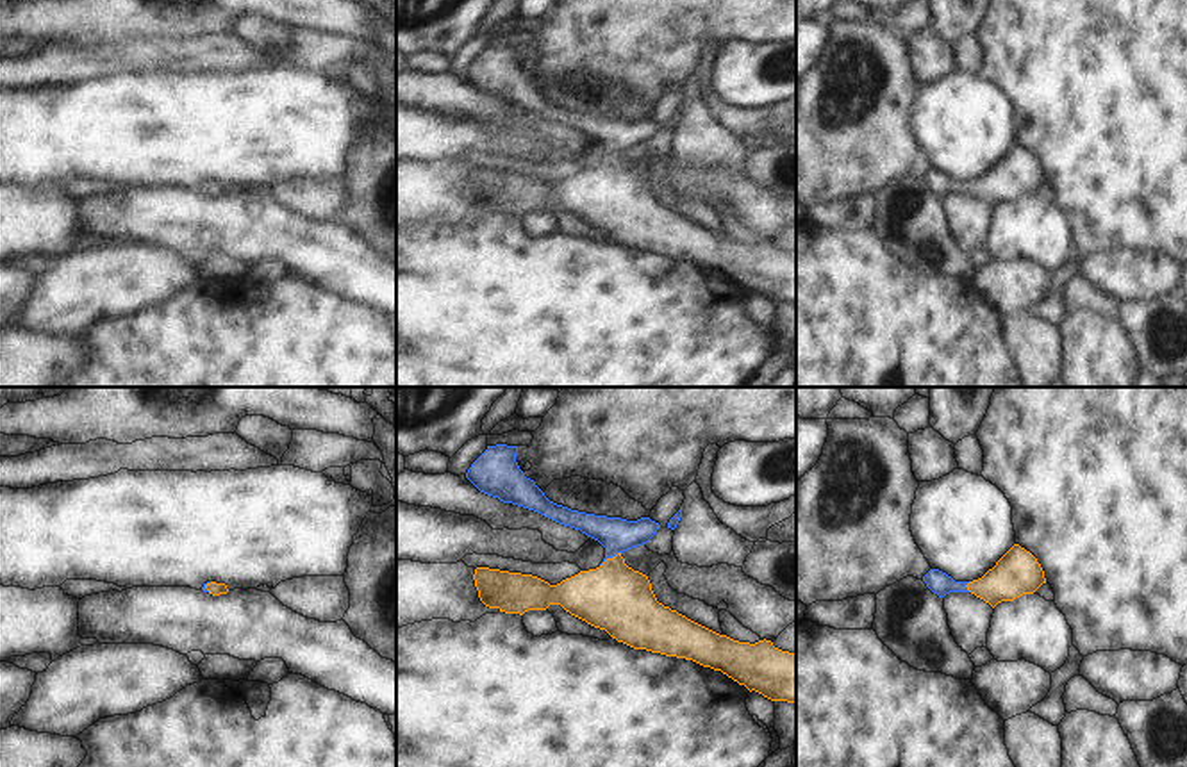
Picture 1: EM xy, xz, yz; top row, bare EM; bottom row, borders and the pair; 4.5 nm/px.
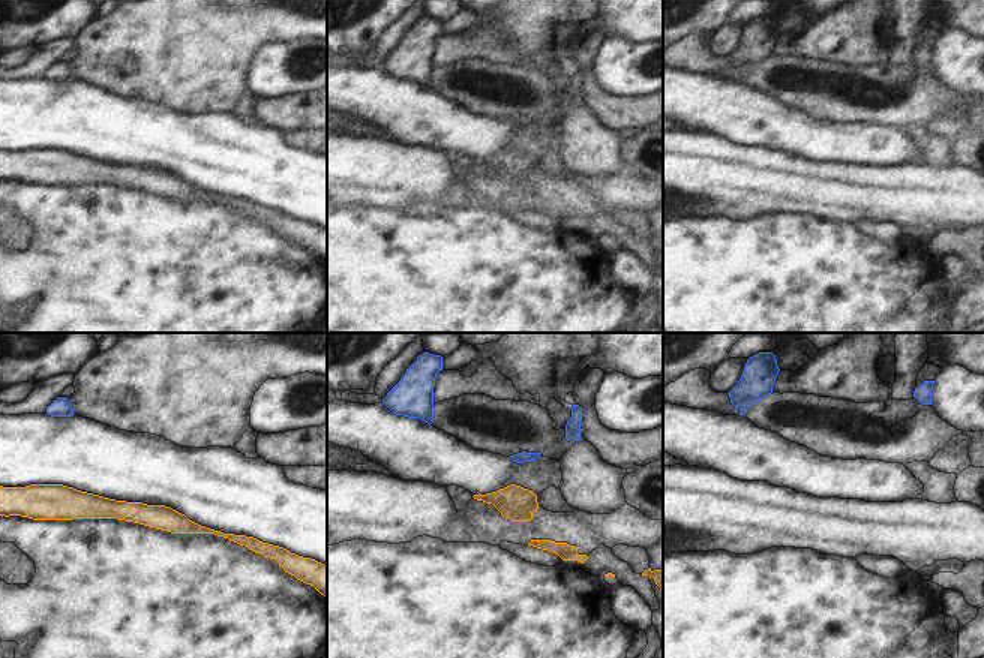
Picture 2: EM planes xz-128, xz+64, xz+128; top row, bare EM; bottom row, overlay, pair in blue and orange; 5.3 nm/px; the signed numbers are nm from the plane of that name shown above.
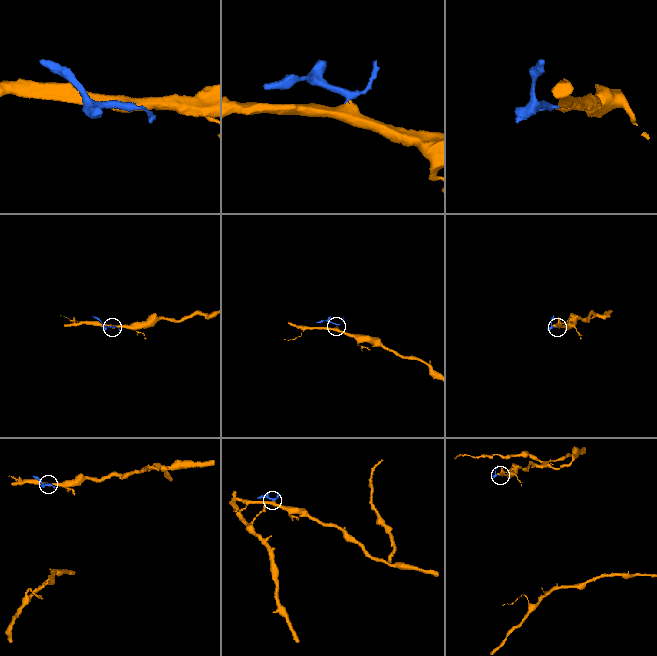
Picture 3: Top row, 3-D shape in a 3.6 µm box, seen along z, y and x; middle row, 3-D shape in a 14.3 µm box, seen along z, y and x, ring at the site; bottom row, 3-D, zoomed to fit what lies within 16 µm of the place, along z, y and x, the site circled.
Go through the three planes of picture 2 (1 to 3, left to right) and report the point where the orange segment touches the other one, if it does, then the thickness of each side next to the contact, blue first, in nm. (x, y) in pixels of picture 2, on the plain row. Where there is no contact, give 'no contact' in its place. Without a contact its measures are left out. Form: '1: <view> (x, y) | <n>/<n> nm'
1: no contact
2: no contact
3: no contact

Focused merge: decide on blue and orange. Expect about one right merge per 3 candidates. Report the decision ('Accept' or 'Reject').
Accept

